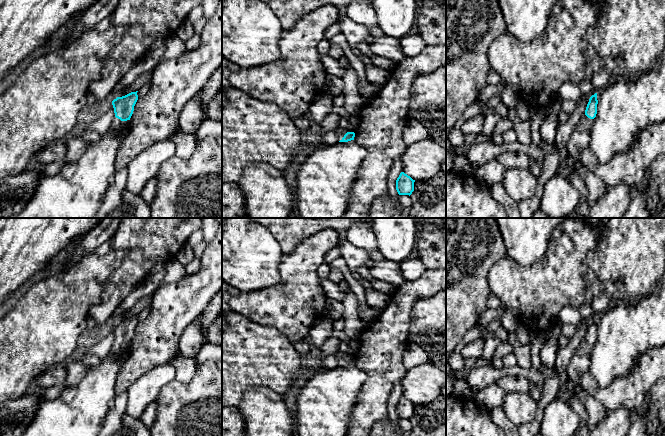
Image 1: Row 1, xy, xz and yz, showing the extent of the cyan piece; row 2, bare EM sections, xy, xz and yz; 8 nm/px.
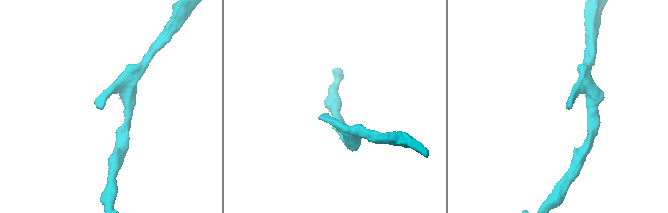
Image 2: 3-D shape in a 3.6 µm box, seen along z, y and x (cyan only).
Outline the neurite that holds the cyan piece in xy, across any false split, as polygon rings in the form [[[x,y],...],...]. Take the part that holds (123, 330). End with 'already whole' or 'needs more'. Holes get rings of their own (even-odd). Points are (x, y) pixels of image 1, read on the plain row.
[[[131,316],[125,320],[117,321],[112,325],[115,341],[108,354],[109,356],[114,357],[118,355],[124,345],[130,344],[134,330],[138,324],[137,316]]]; needs more

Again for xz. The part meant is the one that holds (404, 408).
[[[401,396],[396,404],[396,414],[399,419],[411,419],[414,415],[414,406],[410,400]]]; already whole

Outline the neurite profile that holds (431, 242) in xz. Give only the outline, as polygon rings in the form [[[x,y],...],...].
[[[424,218],[417,227],[418,259],[426,269],[446,269],[446,218],[441,230],[429,218]]]

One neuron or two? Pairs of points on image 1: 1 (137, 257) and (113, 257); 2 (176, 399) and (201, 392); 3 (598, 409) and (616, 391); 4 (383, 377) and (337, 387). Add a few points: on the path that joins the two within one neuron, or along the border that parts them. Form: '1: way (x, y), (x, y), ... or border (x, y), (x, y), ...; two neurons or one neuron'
1: border (125, 250), (122, 263), (110, 277); two neurons
2: way (182, 399), (195, 398); one neuron
3: border (585, 390), (605, 407); two neurons
4: border (353, 364), (366, 375), (366, 380), (355, 403); two neurons

